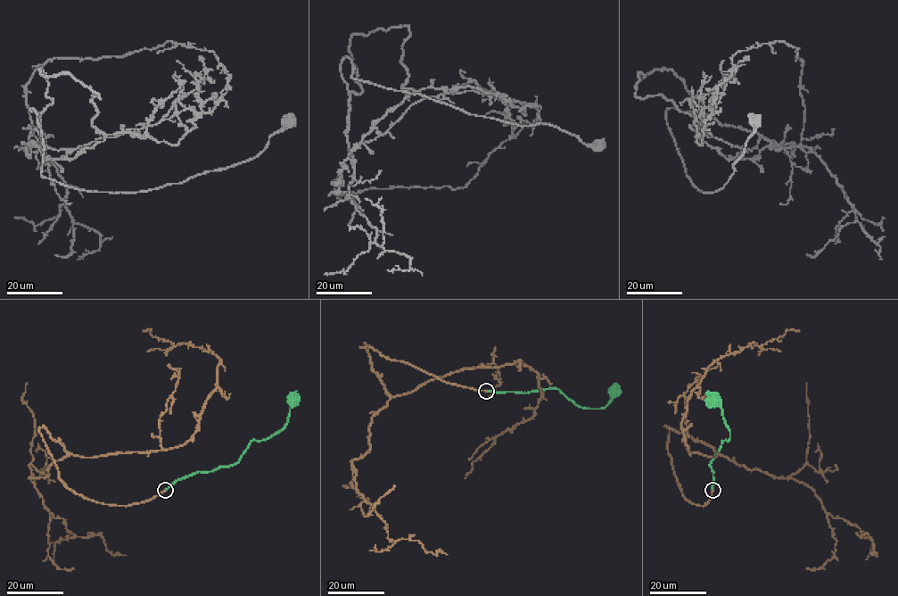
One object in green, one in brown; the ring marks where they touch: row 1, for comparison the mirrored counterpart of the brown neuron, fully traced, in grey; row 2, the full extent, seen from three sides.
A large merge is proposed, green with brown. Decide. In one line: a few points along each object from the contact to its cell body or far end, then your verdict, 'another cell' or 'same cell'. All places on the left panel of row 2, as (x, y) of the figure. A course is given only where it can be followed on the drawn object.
green runs (165, 490), (178, 479), (199, 472), (234, 465), (252, 441), (267, 439), (278, 433), (286, 422), (291, 398); brown runs (165, 490), (122, 506), (77, 494), (39, 432), (86, 457), (183, 445), (220, 360), (143, 331); another cell

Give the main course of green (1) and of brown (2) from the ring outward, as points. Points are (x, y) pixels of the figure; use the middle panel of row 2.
1: (486, 391), (520, 393), (556, 388), (580, 407), (603, 409), (611, 401), (613, 391)
2: (486, 391), (360, 347), (393, 396), (465, 368), (518, 360), (537, 374), (534, 413), (498, 434), (465, 478)

